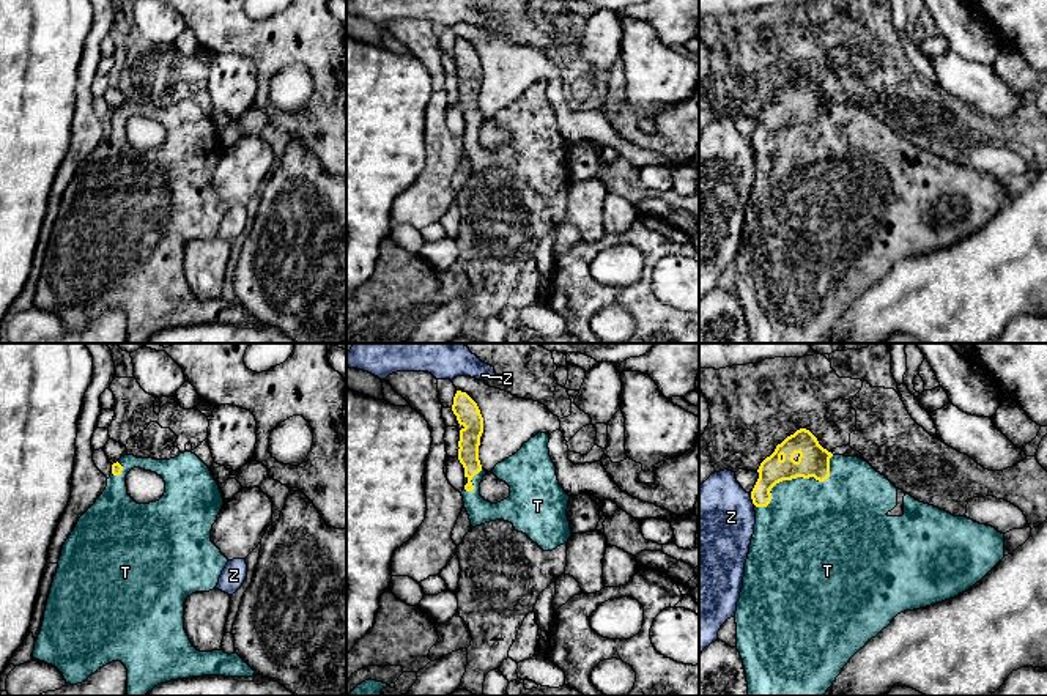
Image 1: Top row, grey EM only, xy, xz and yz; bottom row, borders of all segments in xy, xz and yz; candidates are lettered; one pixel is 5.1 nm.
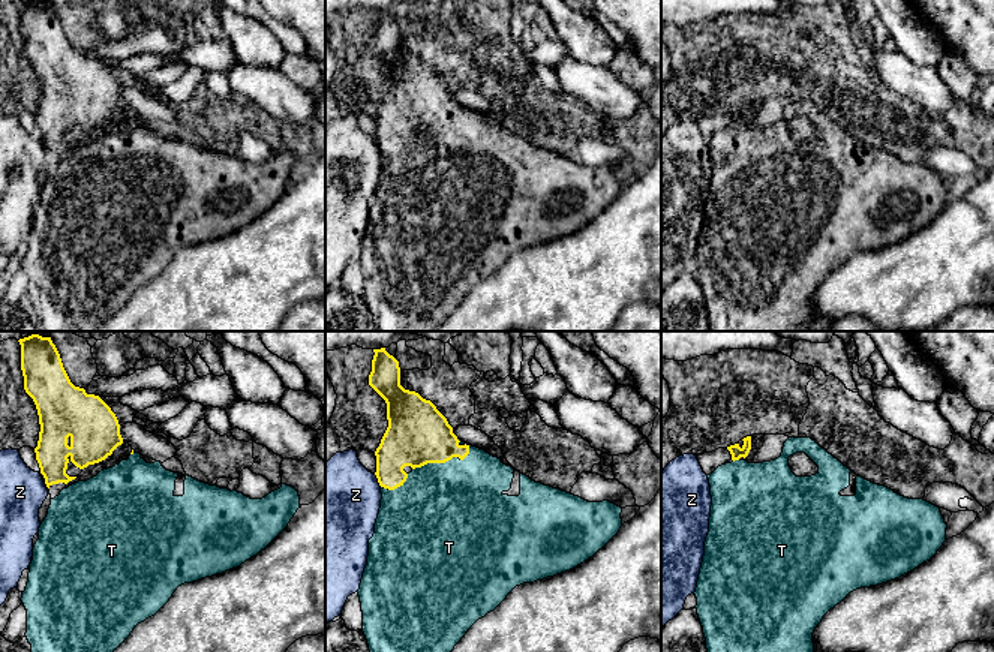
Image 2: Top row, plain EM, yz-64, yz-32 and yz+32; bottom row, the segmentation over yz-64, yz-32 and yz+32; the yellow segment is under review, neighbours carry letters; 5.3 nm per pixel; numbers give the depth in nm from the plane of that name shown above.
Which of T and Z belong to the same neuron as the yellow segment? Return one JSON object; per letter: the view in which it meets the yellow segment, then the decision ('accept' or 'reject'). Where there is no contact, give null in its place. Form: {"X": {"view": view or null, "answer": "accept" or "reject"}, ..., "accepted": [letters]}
{"T": {"view": "yz", "answer": "accept"}, "Z": {"view": "yz", "answer": "reject"}, "accepted": ["T"]}

